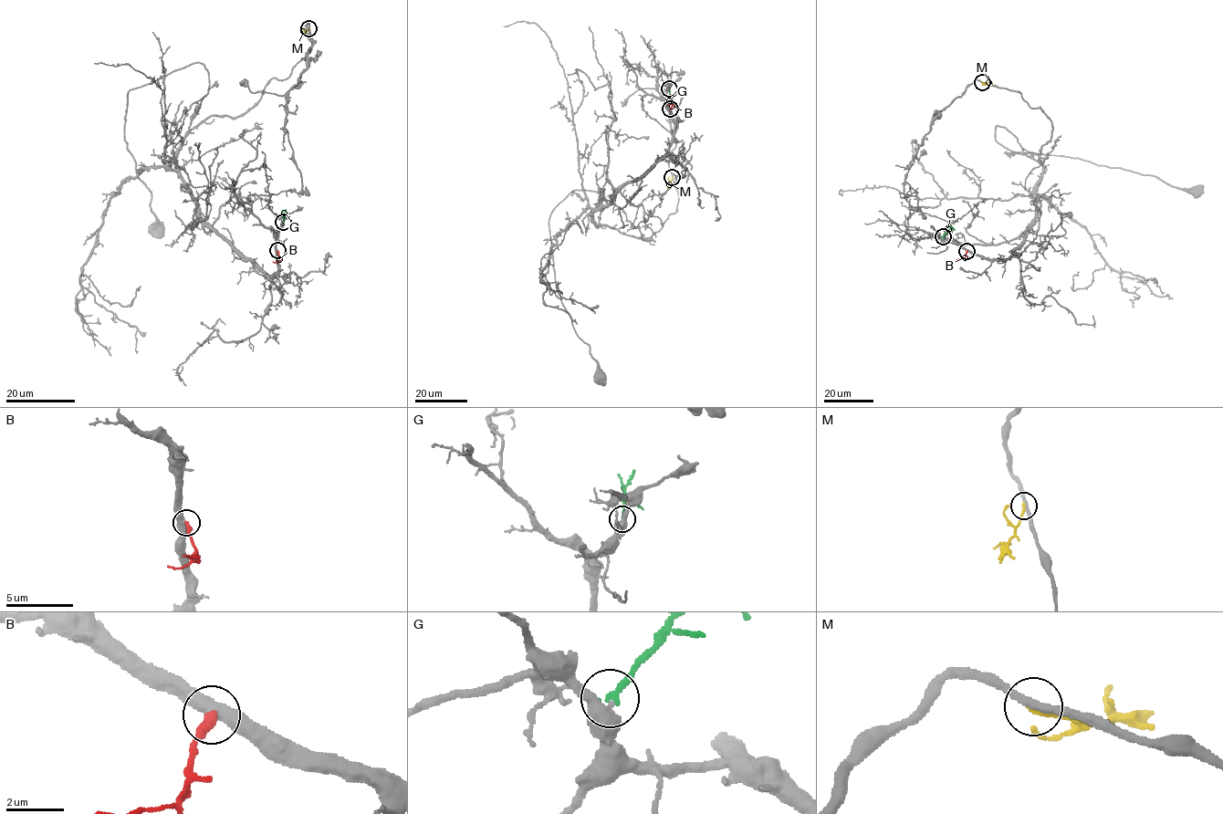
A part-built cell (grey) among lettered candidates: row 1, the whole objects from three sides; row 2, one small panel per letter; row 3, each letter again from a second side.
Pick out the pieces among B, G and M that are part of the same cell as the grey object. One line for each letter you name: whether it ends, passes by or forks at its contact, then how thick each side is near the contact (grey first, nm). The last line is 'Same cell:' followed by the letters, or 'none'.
Same cell: none

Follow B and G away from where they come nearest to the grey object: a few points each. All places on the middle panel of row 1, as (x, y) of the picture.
B: (670, 109), (673, 97), (670, 95)
G: (669, 88), (670, 103)

